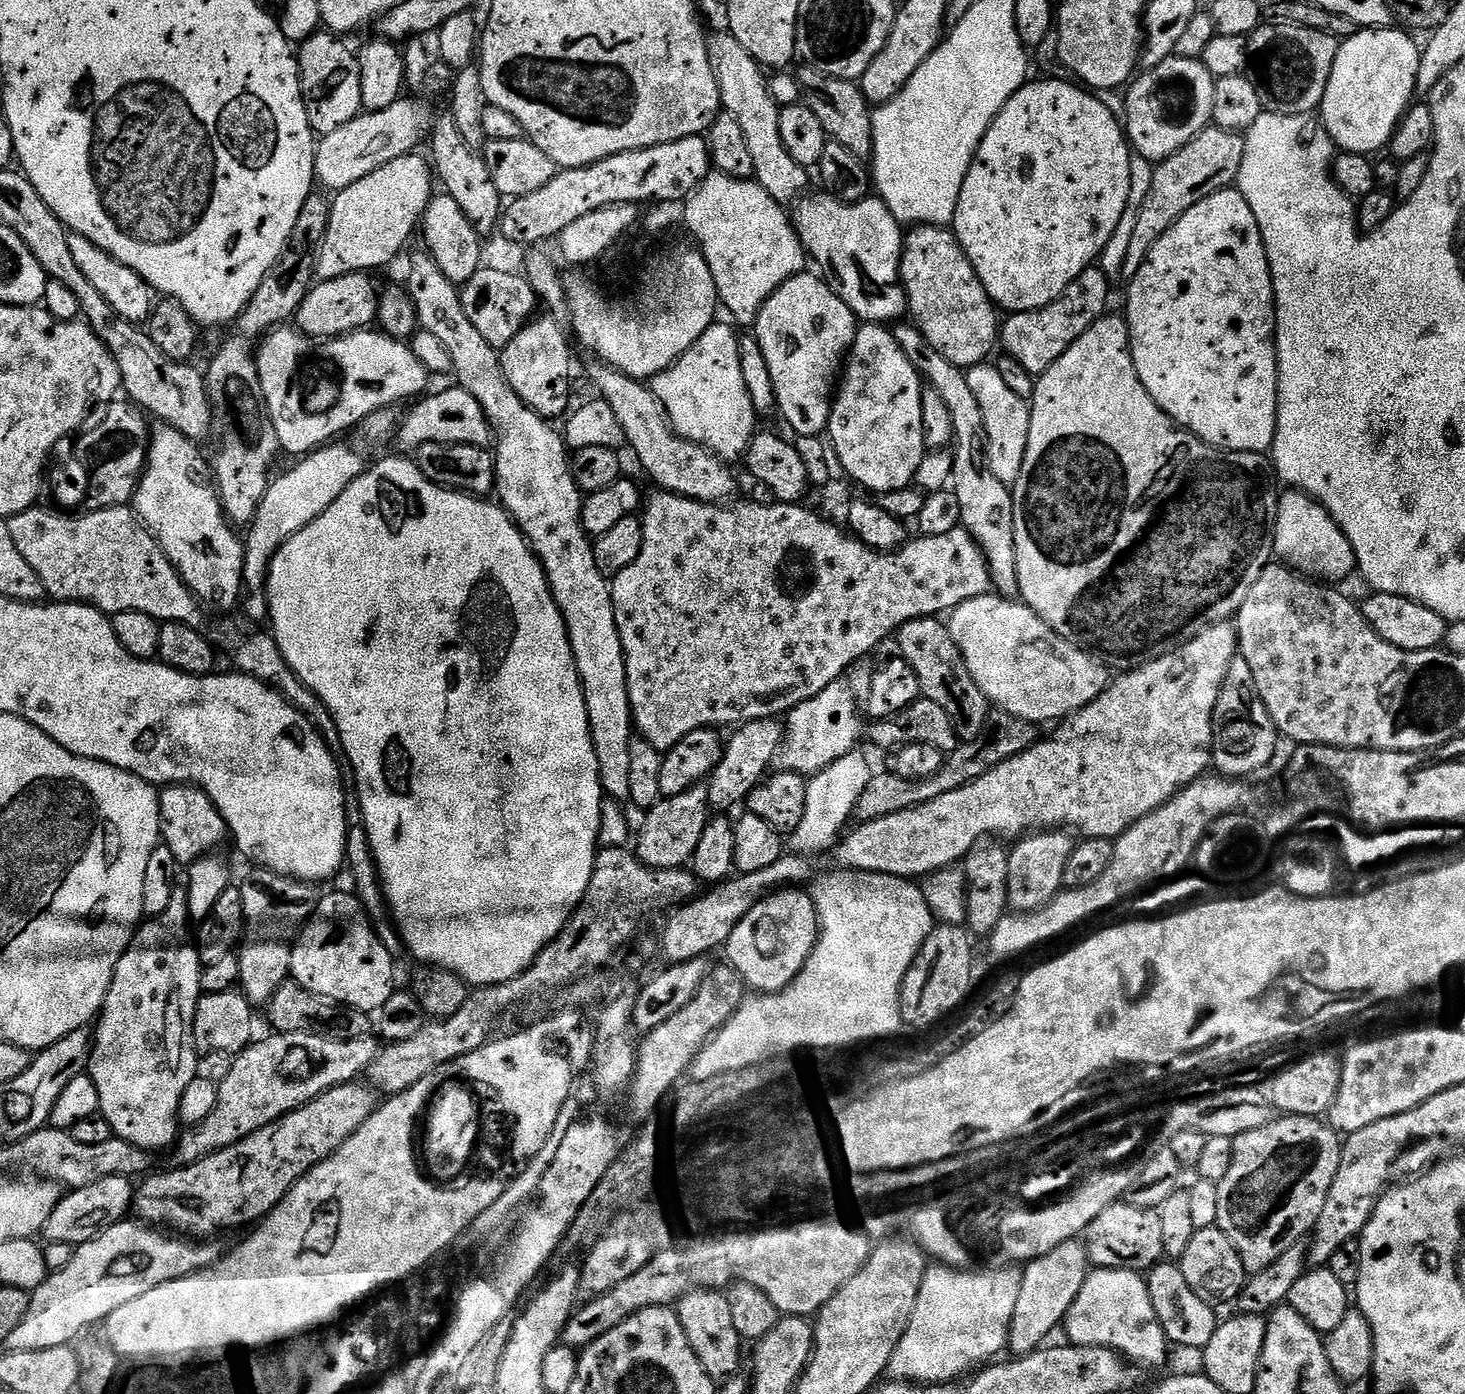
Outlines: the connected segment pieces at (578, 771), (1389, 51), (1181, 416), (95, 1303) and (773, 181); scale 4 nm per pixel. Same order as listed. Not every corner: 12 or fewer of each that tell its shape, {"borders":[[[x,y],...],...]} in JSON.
{"borders":[[[388,456],[268,570],[391,919],[469,985],[604,787],[499,503]],[[1396,26],[1341,43],[1318,112],[1373,154],[1413,103],[1421,49]],[[1235,187],[1128,288],[1142,386],[1226,452],[1276,433],[1276,299]],[[132,1218],[31,1293],[7,1347],[71,1345],[222,1248]],[[727,30],[708,36],[723,111],[756,183],[791,205],[810,172],[782,146],[781,105]]]}

